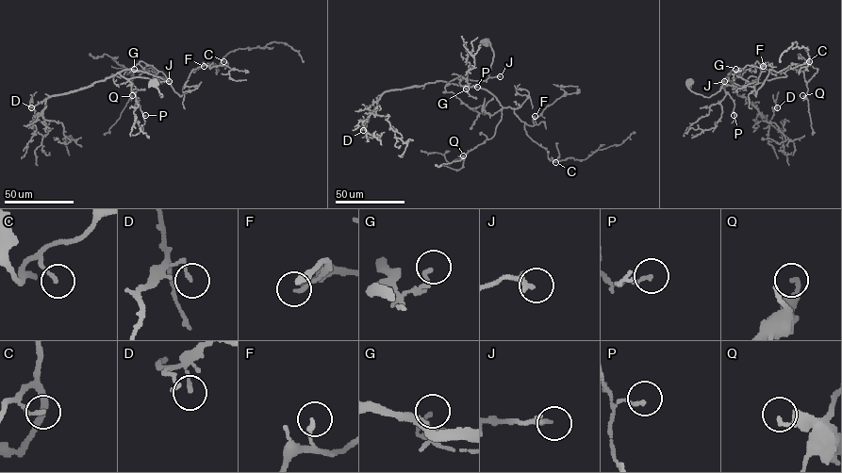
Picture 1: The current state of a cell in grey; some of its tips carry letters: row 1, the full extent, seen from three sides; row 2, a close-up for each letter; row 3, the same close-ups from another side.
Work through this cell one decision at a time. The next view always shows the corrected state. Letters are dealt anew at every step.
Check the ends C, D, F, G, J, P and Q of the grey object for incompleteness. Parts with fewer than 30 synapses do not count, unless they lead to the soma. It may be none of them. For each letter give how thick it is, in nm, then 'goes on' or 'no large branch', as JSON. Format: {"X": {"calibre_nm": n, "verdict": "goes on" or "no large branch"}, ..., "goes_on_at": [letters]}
{"C": {"calibre_nm": 150, "verdict": "no large branch"}, "D": {"calibre_nm": 130, "verdict": "no large branch"}, "F": {"calibre_nm": 160, "verdict": "no large branch"}, "G": {"calibre_nm": 170, "verdict": "no large branch"}, "J": {"calibre_nm": 200, "verdict": "no large branch"}, "P": {"calibre_nm": 130, "verdict": "no large branch"}, "Q": {"calibre_nm": 150, "verdict": "no large branch"}, "goes_on_at": []}

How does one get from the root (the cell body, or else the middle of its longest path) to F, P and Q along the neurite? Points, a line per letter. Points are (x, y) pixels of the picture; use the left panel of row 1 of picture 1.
F: (156, 81), (161, 97), (155, 81), (125, 78), (118, 73), (146, 72), (181, 96), (191, 71), (204, 66)
P: (156, 81), (154, 86), (161, 97), (155, 81), (140, 76), (128, 79), (131, 90), (145, 115)
Q: (156, 81), (161, 97), (155, 81), (119, 72), (132, 69), (170, 80), (151, 67), (134, 71), (132, 95)

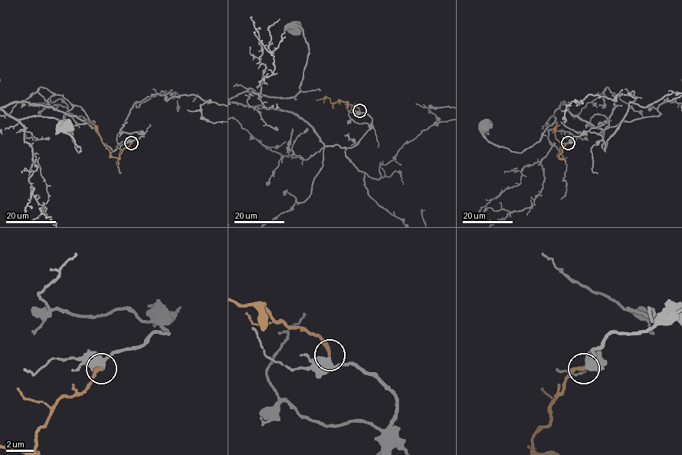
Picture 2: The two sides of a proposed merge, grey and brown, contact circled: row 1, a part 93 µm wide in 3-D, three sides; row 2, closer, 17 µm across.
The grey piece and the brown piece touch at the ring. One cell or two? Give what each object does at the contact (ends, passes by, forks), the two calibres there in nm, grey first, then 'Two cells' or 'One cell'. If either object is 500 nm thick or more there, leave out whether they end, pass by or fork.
At the ring grey passes by. At the ring brown ends. Thickness 440 nm (grey) against 260 nm. One cell

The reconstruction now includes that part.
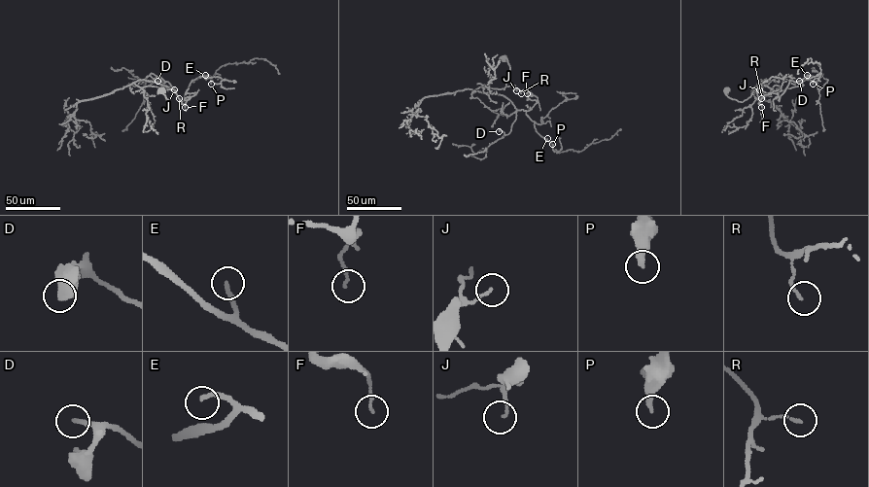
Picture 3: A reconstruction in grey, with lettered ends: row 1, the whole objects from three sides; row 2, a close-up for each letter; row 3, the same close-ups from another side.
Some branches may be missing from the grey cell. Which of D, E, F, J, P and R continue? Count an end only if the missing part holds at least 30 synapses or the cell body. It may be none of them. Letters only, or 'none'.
D, E, P

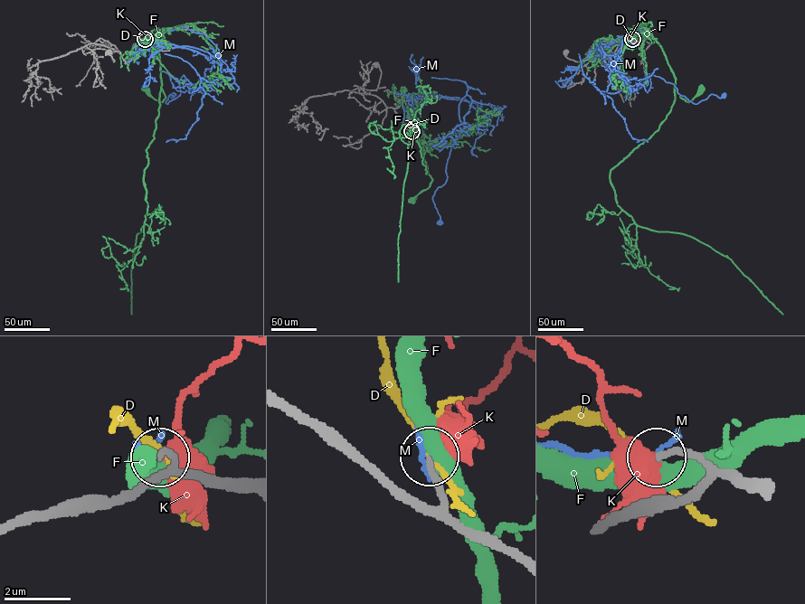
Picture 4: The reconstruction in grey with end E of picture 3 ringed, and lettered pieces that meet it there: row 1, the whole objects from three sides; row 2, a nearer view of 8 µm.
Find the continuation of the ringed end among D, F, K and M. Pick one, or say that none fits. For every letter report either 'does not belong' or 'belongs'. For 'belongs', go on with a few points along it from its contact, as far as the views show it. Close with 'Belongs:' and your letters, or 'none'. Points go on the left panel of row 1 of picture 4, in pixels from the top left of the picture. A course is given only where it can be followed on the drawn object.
D: does not belong
F: does not belong
K: belongs
M: does not belong
Belongs: K

